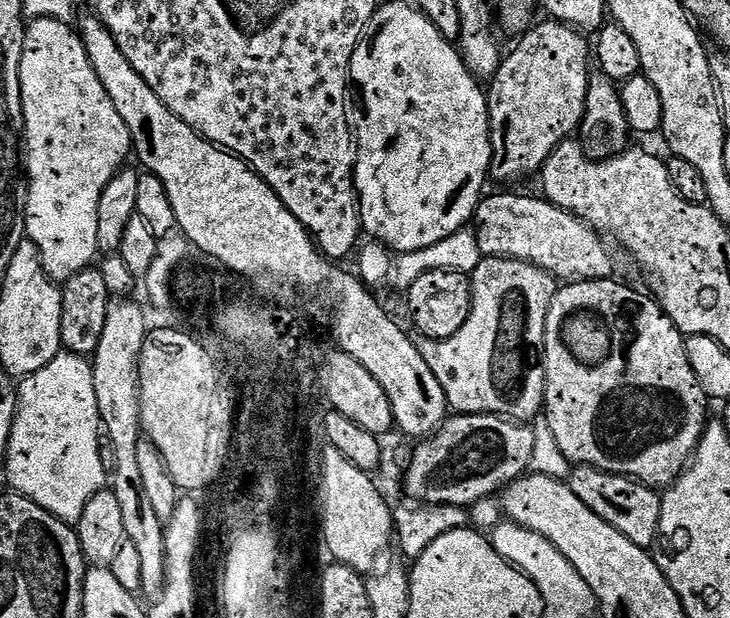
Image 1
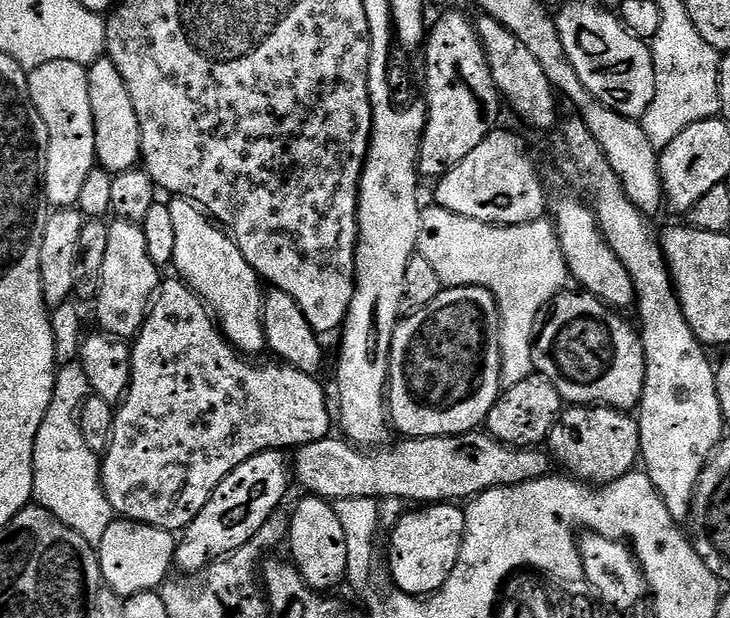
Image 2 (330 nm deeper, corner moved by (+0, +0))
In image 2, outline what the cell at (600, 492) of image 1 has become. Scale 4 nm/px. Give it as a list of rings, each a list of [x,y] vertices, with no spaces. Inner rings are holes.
[[[568,406],[554,422],[546,441],[555,463],[577,481],[599,486],[622,478],[637,467],[640,455],[640,422],[635,415],[603,406]]]

